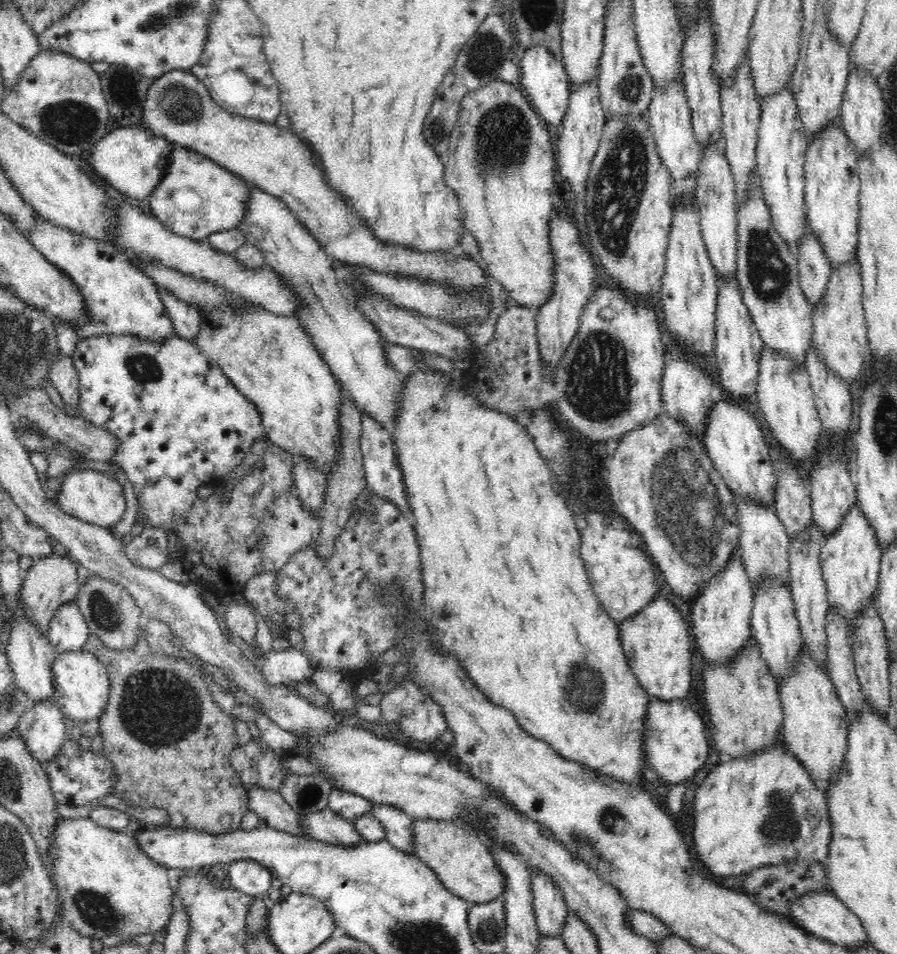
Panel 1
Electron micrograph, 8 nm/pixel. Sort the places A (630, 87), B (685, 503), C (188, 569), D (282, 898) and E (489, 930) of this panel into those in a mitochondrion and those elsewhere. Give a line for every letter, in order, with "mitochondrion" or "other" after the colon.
A: mitochondrion
B: mitochondrion
C: other
D: other
E: mitochondrion

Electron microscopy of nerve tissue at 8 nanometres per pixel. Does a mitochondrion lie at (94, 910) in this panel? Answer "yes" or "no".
yes

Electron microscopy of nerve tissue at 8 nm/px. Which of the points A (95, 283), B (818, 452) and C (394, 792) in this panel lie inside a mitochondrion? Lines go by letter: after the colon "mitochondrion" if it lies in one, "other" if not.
A: other
B: other
C: other

